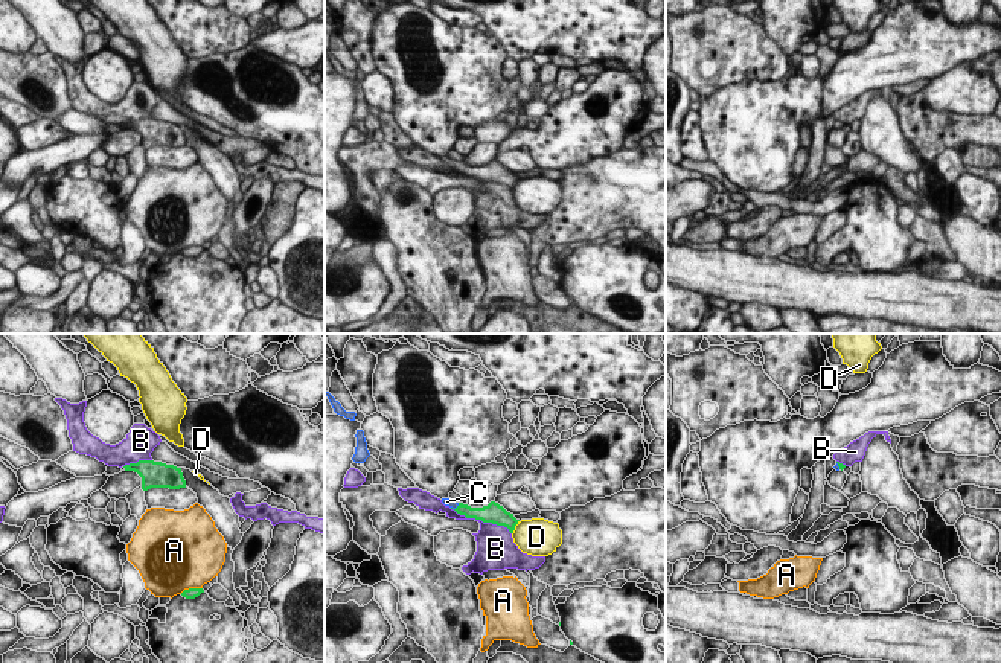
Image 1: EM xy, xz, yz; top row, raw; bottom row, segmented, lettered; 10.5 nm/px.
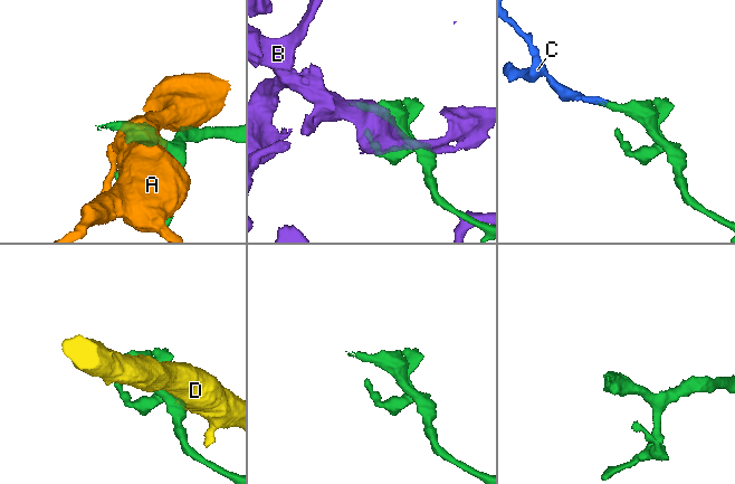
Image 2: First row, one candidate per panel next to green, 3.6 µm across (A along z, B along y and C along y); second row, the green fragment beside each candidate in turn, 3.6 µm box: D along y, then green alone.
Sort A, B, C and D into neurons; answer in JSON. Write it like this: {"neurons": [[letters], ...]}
{"neurons": [["A"], ["B"], ["C"], ["D"]]}

